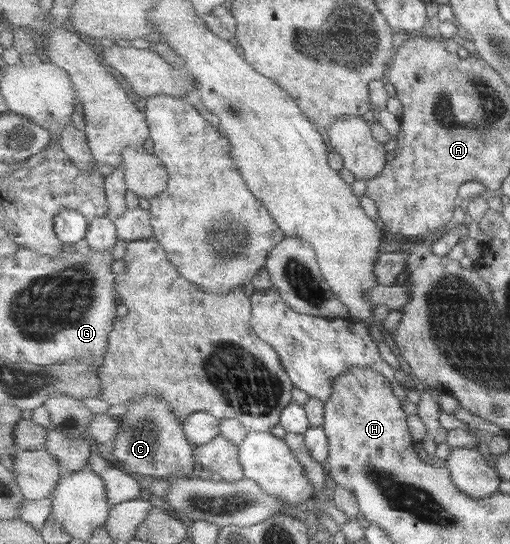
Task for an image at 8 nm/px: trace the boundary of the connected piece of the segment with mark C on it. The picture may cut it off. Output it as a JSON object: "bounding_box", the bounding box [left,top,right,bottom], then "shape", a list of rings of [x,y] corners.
{"bounding_box":[106,395,195,480],"shape":[[[147,395],[147,399],[137,399],[133,405],[129,405],[129,411],[119,416],[119,419],[120,432],[106,450],[117,464],[145,477],[164,480],[193,475],[195,447],[168,401],[156,395]]]}

